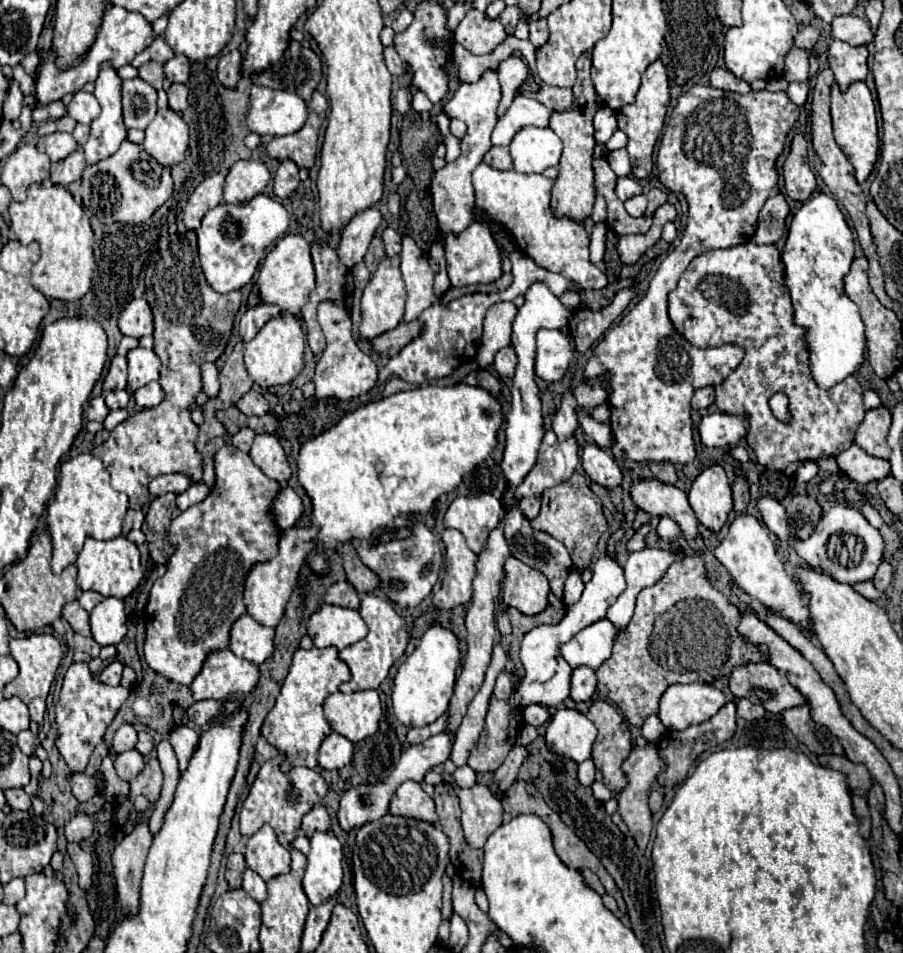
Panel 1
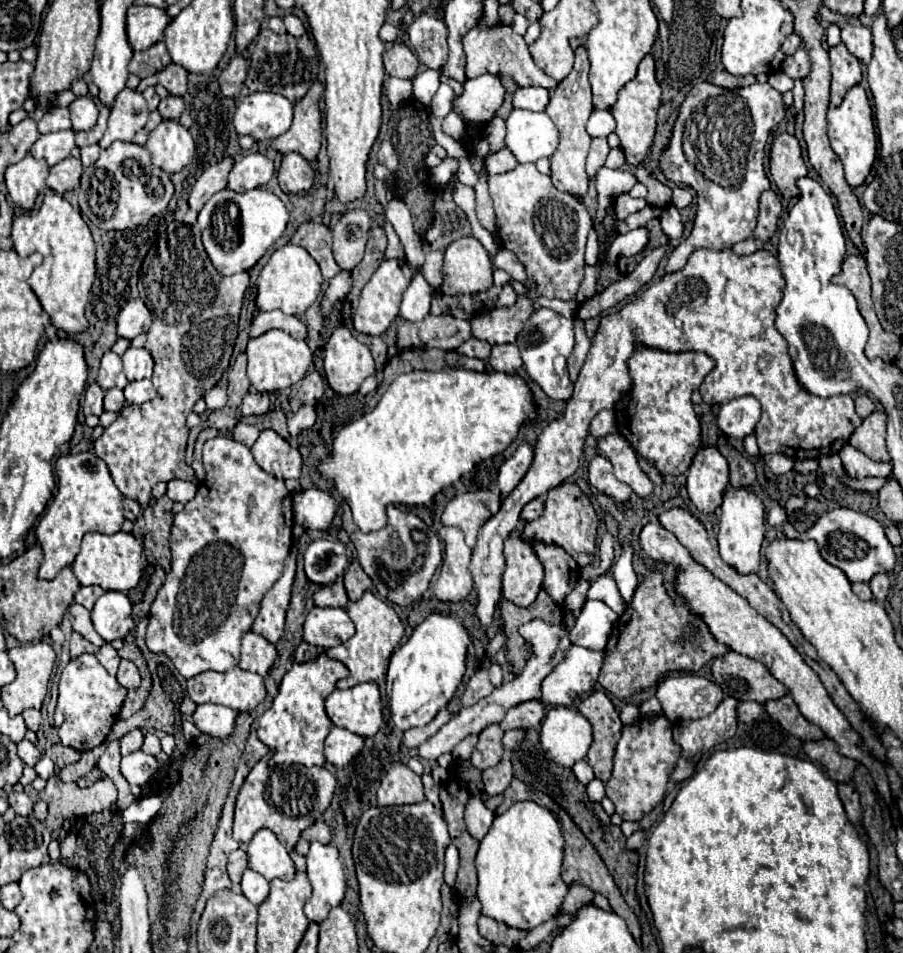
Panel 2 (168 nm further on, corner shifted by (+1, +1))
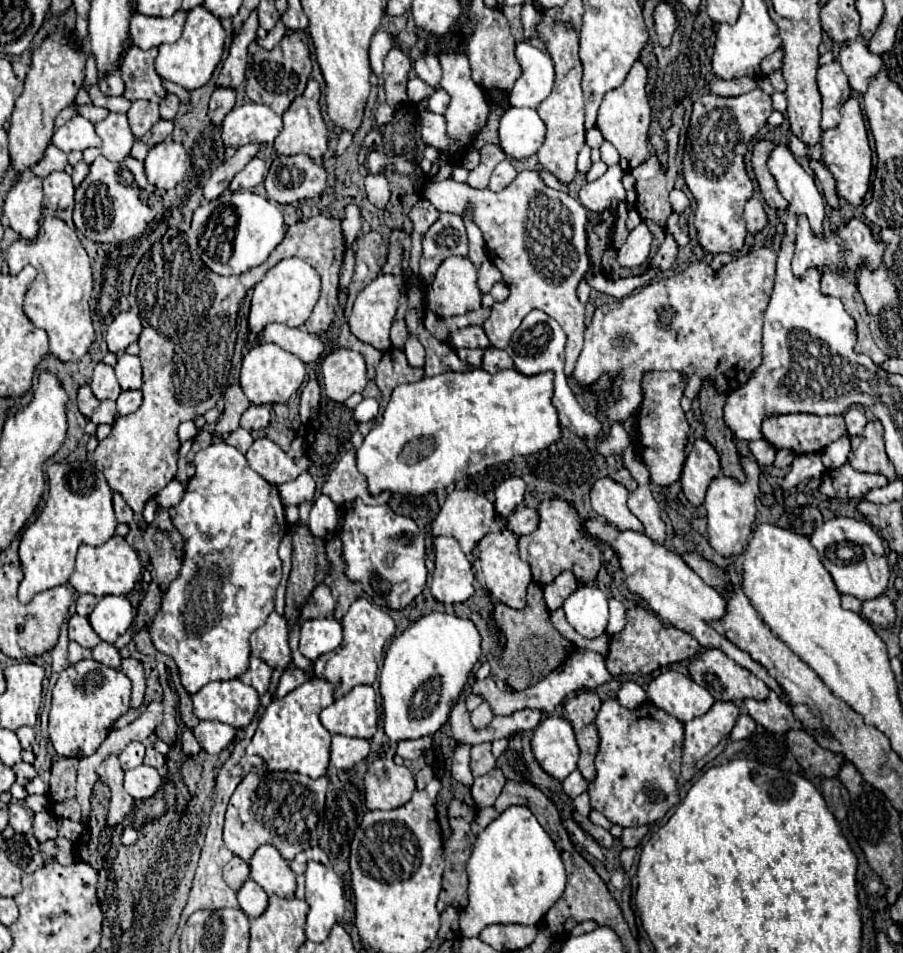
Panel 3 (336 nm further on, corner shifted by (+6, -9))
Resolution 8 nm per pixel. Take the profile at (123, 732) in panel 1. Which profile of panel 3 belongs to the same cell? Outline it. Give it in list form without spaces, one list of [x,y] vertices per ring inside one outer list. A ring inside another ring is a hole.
[[[130,742],[130,744],[124,748],[124,752],[120,754],[122,770],[126,772],[126,770],[132,770],[132,768],[140,766],[142,760],[144,760],[144,750],[146,750],[146,748],[144,748],[142,742]]]

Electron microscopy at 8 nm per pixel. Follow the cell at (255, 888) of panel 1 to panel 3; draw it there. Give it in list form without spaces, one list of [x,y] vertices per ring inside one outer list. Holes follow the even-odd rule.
[[[248,878],[238,890],[238,902],[248,918],[258,918],[268,908],[268,894],[252,878]]]

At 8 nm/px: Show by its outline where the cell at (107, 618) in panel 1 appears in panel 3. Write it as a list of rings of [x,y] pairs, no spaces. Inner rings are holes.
[[[104,596],[88,616],[94,632],[106,642],[116,642],[128,630],[132,618],[132,606],[124,596]]]

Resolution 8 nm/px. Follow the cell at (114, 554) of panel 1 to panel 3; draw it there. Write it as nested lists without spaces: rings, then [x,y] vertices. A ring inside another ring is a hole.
[[[112,536],[102,546],[80,546],[76,554],[76,570],[70,576],[70,584],[76,588],[76,592],[84,594],[90,592],[96,598],[102,598],[106,594],[126,596],[136,580],[140,576],[140,560],[134,548],[128,546],[128,542],[122,536]]]

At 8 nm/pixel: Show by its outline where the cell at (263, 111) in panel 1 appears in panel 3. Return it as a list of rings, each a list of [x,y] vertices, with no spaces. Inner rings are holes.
[[[248,102],[226,114],[222,122],[222,142],[232,148],[240,148],[250,142],[272,144],[280,130],[282,118],[274,114],[270,106]]]

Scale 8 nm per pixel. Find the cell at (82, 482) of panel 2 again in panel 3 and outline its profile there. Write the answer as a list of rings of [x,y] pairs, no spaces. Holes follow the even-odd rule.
[[[90,462],[52,464],[48,468],[48,496],[34,522],[22,532],[18,558],[24,580],[18,588],[18,600],[30,602],[38,592],[62,586],[74,572],[74,556],[80,544],[100,546],[114,536],[116,516],[112,508],[112,490],[104,474]]]

